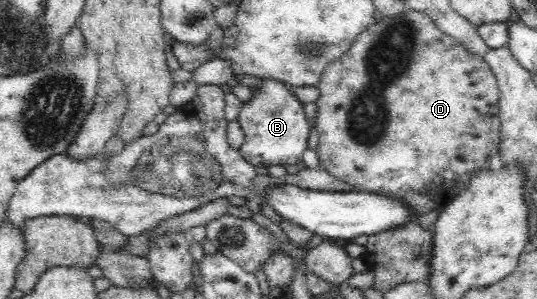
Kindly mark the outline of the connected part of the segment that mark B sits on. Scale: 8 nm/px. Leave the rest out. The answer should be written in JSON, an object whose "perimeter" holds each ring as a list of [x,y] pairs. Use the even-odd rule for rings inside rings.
{"perimeter":[[[263,81],[249,86],[251,96],[242,102],[236,121],[244,131],[244,141],[240,148],[243,158],[261,166],[287,166],[302,160],[303,151],[308,147],[307,138],[311,124],[305,115],[304,104],[282,82]]]}

